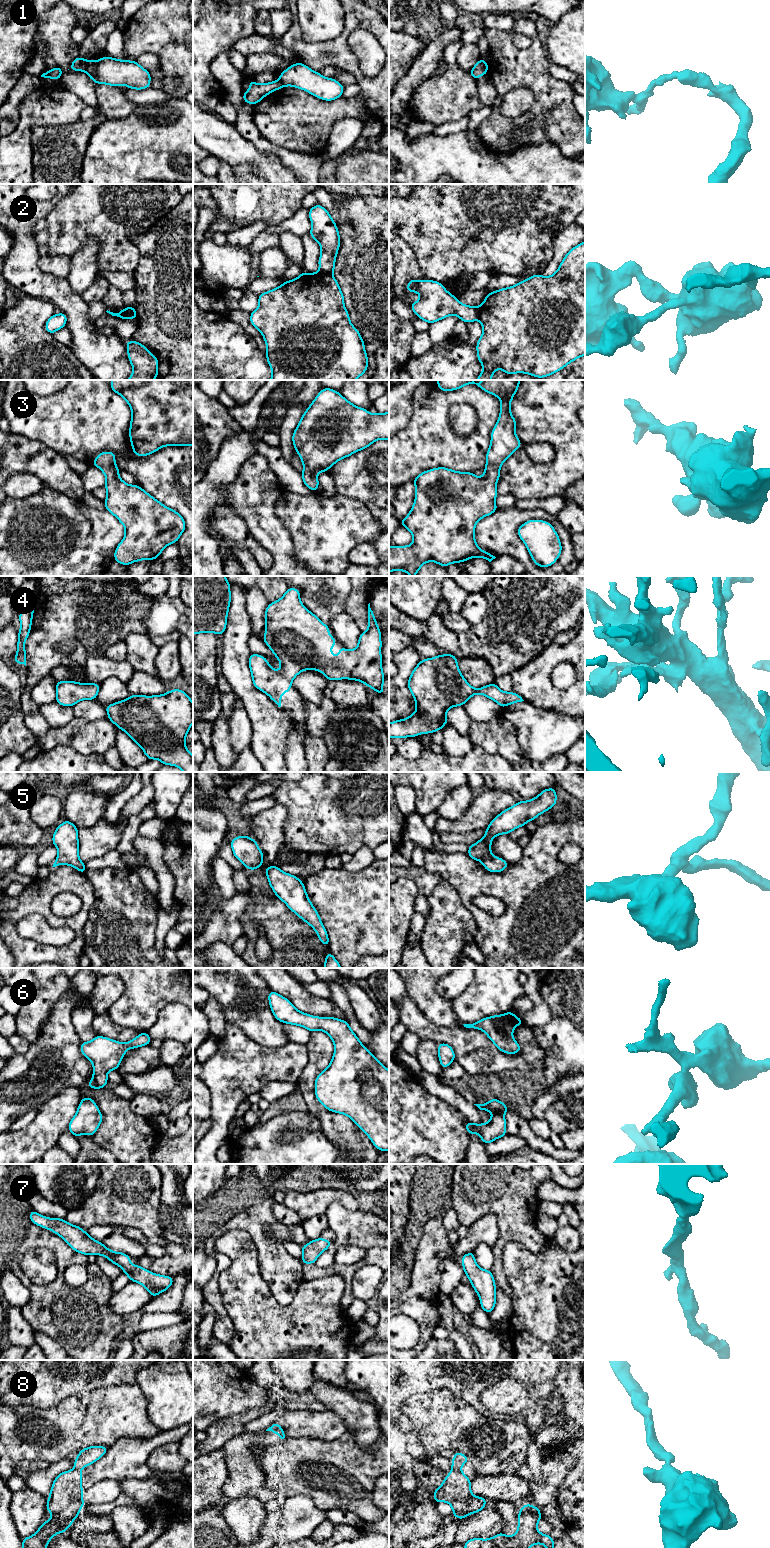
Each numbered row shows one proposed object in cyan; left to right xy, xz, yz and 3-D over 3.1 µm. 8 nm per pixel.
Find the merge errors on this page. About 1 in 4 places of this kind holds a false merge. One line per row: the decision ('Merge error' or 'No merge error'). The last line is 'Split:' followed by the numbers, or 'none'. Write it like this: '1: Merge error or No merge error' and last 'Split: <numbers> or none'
1: Merge error
2: Merge error
3: No merge error
4: No merge error
5: No merge error
6: No merge error
7: No merge error
8: Merge error
Split: 1, 2, 8

